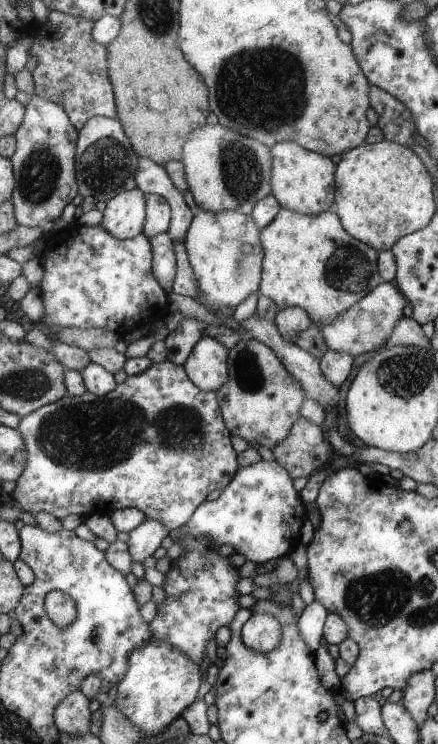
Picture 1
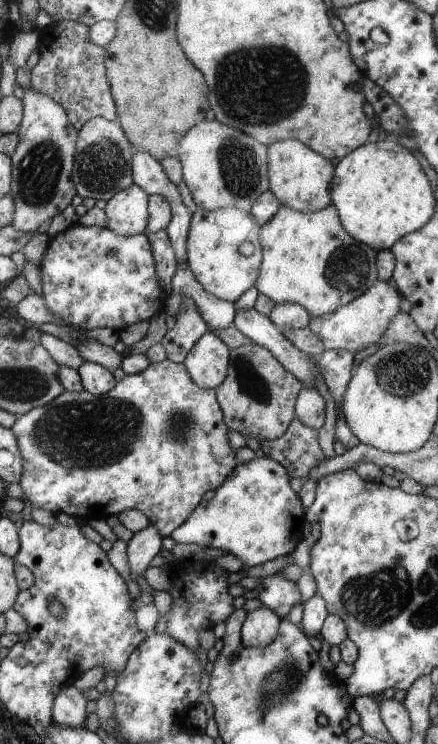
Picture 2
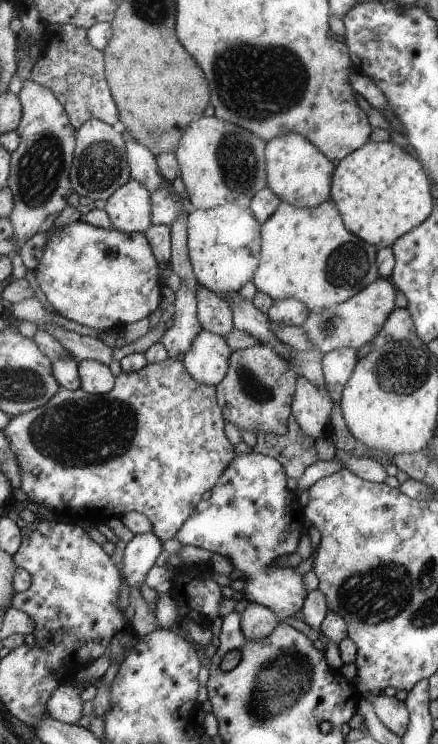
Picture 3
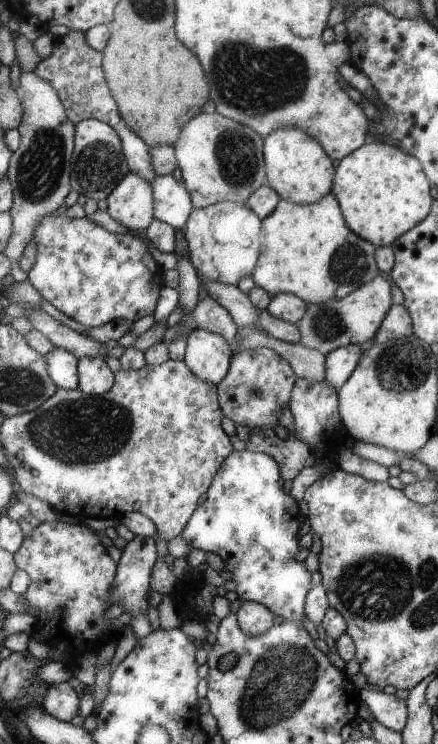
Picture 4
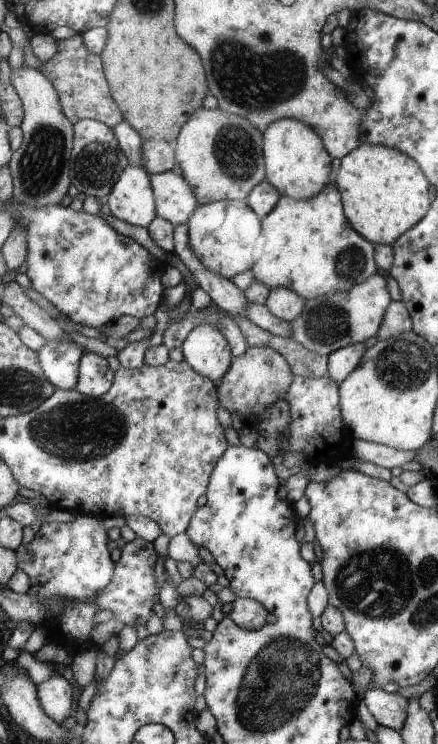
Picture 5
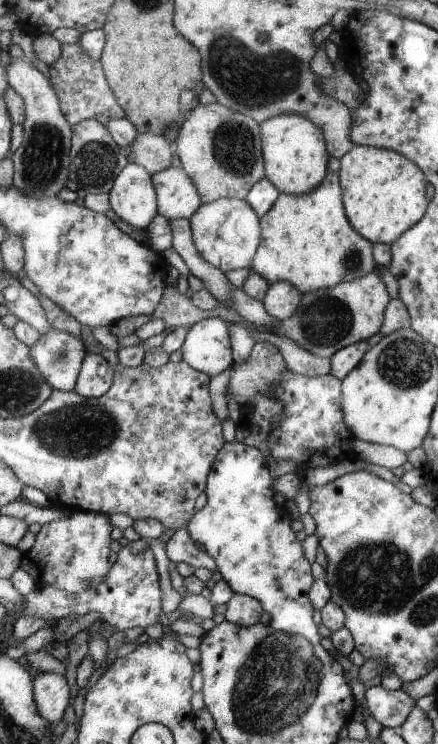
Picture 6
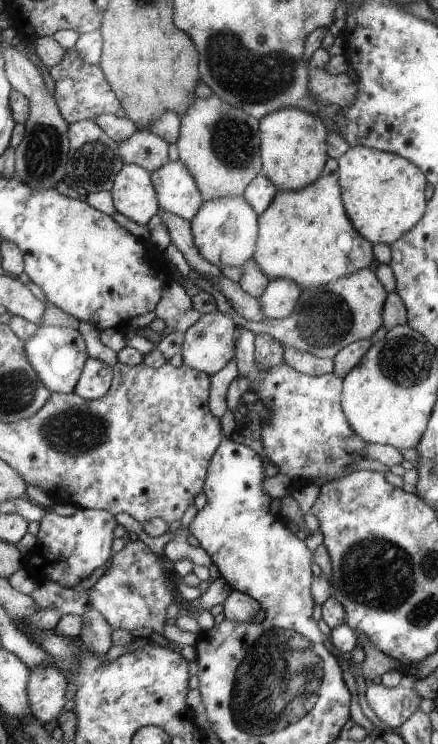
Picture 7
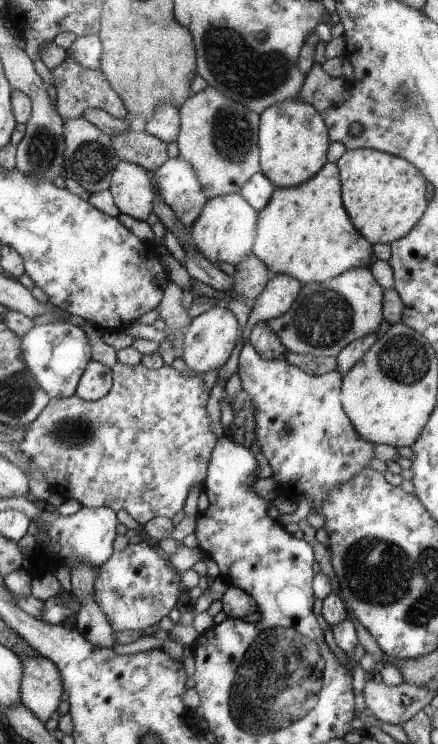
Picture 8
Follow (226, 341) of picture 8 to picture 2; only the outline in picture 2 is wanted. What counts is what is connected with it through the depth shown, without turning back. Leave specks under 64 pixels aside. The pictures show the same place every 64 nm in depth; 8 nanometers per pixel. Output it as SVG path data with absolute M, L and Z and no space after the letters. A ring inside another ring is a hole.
M212 332L203 333L182 360L191 380L203 389L214 389L226 378L230 348Z

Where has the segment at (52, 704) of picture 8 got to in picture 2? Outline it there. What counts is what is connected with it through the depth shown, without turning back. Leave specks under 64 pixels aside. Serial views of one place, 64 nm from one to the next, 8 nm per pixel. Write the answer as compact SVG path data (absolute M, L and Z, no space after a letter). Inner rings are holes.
M73 685L62 688L54 698L51 716L55 724L64 727L81 727L87 715L85 698L79 689L73 688Z

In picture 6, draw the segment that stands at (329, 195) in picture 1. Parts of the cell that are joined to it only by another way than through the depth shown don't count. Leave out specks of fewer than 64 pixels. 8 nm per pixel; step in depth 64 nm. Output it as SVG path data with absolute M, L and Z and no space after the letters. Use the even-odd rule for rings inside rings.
M278 114L259 126L265 163L264 177L270 179L280 193L300 195L313 190L326 176L330 160L323 130L296 114Z

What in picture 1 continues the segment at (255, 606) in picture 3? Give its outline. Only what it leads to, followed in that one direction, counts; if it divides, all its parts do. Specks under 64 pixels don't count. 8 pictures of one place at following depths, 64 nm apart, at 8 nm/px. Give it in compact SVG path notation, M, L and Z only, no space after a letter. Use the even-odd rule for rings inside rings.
M249 612L239 626L242 643L259 653L271 652L281 641L283 627L267 613Z

